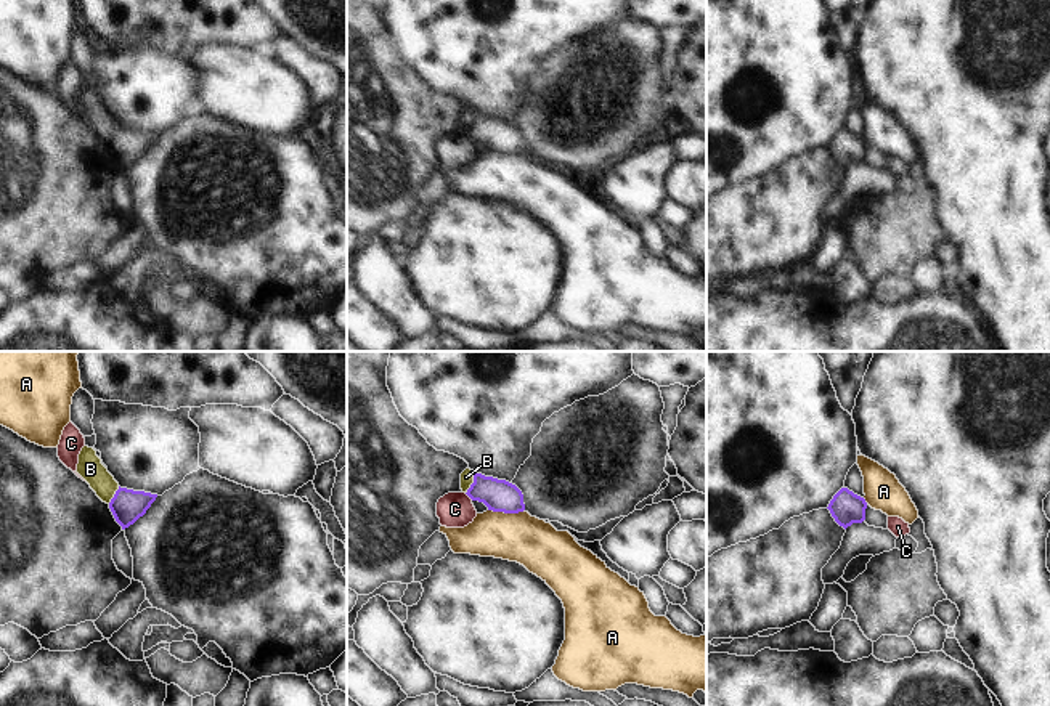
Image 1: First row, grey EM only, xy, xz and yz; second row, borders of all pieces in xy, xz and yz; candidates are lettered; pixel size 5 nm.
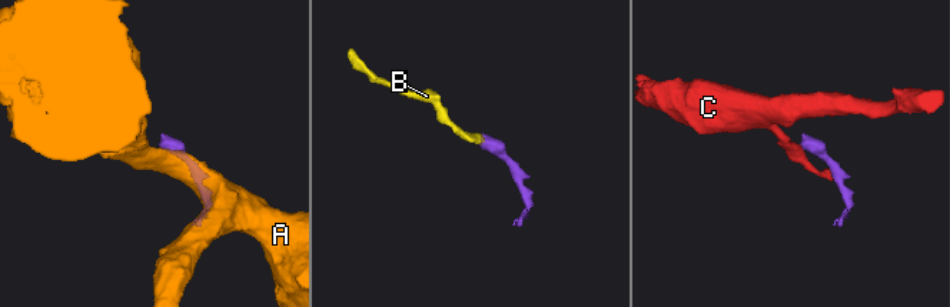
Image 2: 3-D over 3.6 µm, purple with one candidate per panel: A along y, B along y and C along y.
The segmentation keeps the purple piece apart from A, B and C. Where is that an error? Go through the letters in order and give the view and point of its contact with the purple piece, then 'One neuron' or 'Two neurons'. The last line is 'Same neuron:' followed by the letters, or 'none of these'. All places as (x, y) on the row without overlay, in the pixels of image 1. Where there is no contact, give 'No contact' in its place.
A: Touches purple at xz (506, 153). Two neurons
B: Touches purple at xz (474, 122). One neuron
C: Touches purple at xz (469, 137). Two neurons
Same neuron: B

